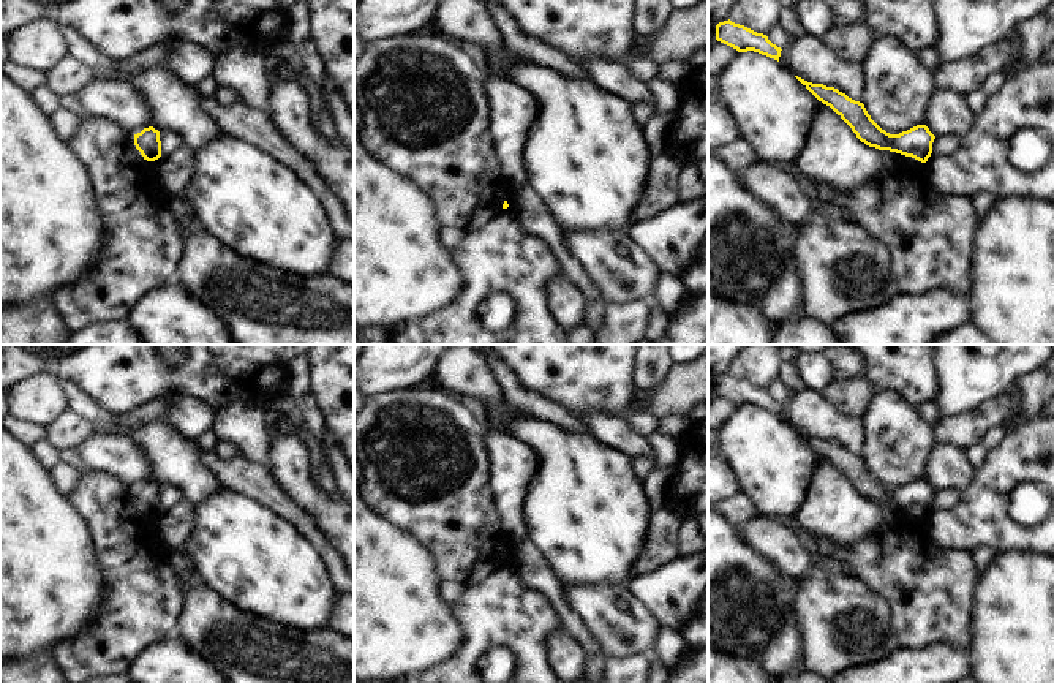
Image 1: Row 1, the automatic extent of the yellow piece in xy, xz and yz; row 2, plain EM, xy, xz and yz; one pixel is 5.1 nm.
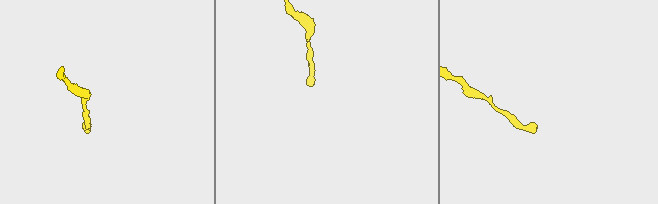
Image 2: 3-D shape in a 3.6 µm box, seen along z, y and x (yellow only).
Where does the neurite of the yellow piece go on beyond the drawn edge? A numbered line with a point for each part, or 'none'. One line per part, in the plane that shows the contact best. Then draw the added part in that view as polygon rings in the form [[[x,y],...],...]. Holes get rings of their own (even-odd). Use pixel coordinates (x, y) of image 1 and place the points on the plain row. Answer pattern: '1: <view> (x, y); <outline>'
none

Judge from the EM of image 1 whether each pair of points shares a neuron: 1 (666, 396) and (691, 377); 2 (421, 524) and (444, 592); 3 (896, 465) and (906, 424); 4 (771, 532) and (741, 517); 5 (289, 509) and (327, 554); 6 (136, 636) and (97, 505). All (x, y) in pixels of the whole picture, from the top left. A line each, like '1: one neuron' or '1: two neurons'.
1: one neuron
2: two neurons
3: one neuron
4: two neurons
5: one neuron
6: one neuron

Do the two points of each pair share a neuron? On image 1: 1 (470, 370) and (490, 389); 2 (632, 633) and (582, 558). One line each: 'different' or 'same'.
1: same
2: different

